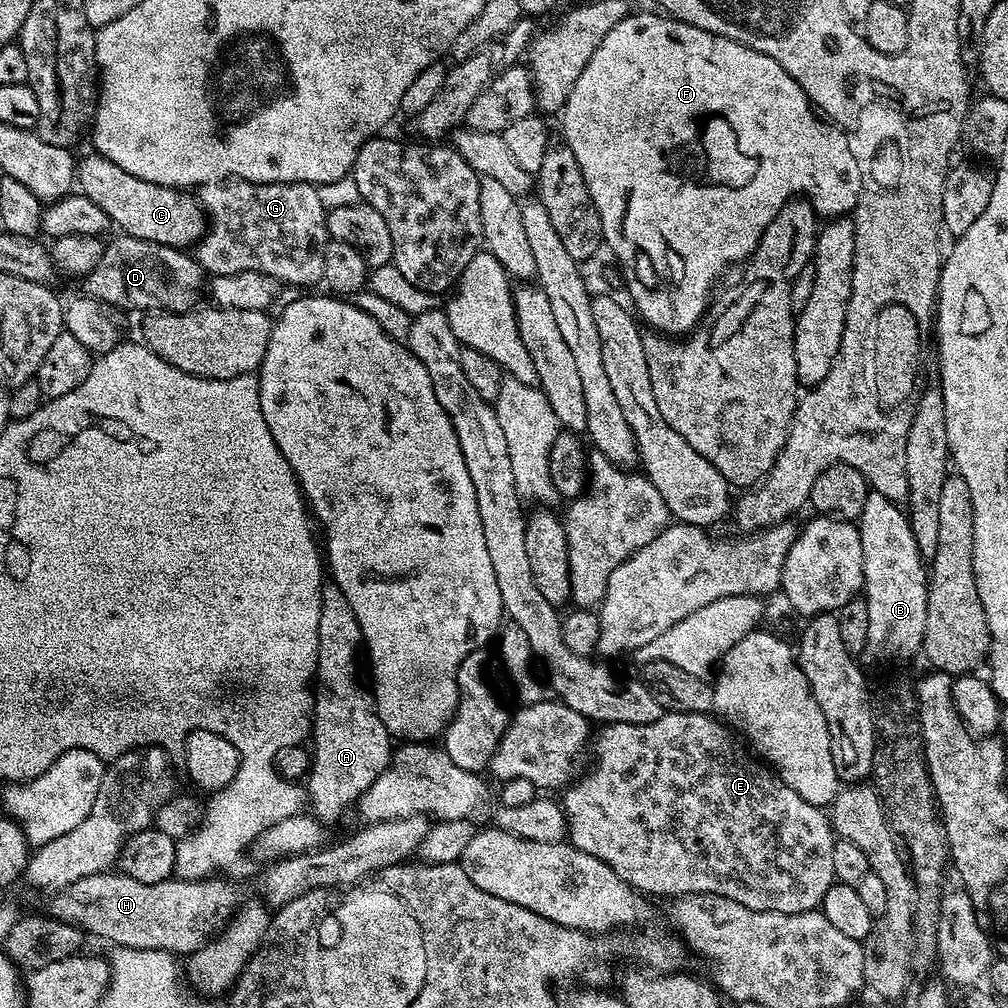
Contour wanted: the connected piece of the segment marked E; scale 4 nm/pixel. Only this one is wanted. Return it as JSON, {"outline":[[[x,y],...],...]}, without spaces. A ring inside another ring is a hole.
{"outline":[[[664,712],[649,724],[606,724],[599,730],[601,731],[600,737],[597,740],[595,737],[594,740],[596,765],[593,766],[592,773],[585,780],[578,781],[577,779],[569,783],[562,792],[564,795],[562,807],[564,815],[568,817],[567,839],[572,847],[586,854],[594,854],[594,858],[606,862],[606,866],[610,866],[610,870],[614,870],[618,878],[622,878],[631,888],[648,898],[653,898],[652,896],[679,898],[693,894],[721,896],[730,898],[750,910],[777,912],[778,914],[798,914],[819,909],[821,902],[826,898],[826,890],[830,890],[830,886],[837,883],[834,874],[834,846],[838,837],[832,827],[832,821],[823,807],[803,800],[794,790],[790,790],[790,786],[780,781],[780,777],[771,767],[761,763],[743,743],[740,745],[735,740],[737,737],[731,727],[725,726],[712,714]]]}

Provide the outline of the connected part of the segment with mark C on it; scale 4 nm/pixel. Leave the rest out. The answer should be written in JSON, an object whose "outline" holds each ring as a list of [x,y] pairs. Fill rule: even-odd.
{"outline":[[[99,154],[91,155],[77,163],[76,184],[83,196],[90,198],[90,202],[94,202],[94,206],[102,206],[109,221],[115,227],[117,224],[123,235],[158,242],[181,250],[191,249],[200,243],[200,239],[204,237],[206,231],[206,213],[204,207],[200,205],[199,199],[191,191],[167,188],[161,184],[146,182],[142,178],[134,178],[134,174],[126,174],[126,170],[122,170],[122,166],[114,166],[114,162],[110,162],[110,158]]]}

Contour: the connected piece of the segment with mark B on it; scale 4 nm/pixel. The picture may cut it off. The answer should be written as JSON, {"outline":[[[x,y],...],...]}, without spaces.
{"outline":[[[869,491],[866,506],[862,506],[858,527],[862,538],[864,567],[862,595],[866,610],[870,610],[870,634],[863,655],[872,660],[908,660],[915,652],[917,655],[924,646],[929,569],[925,561],[920,559],[918,542],[914,542],[914,530],[910,530],[907,511],[899,503]]]}

